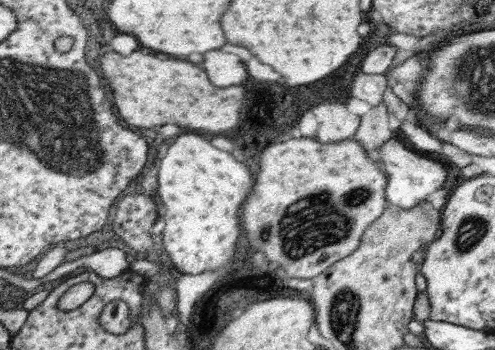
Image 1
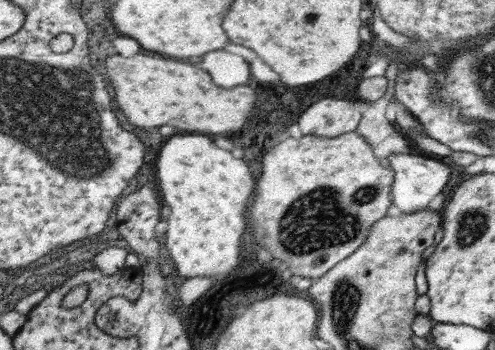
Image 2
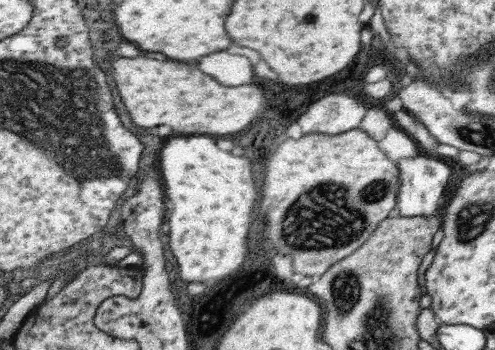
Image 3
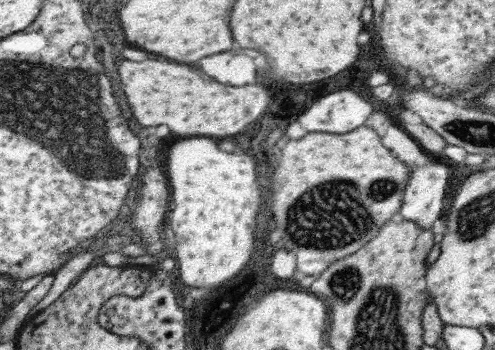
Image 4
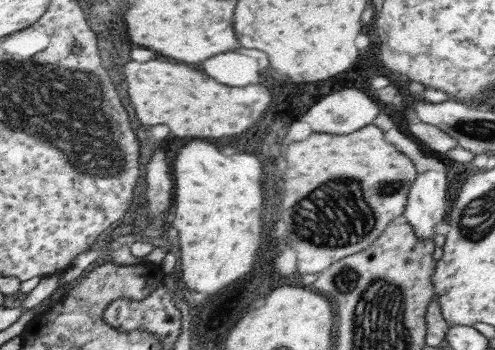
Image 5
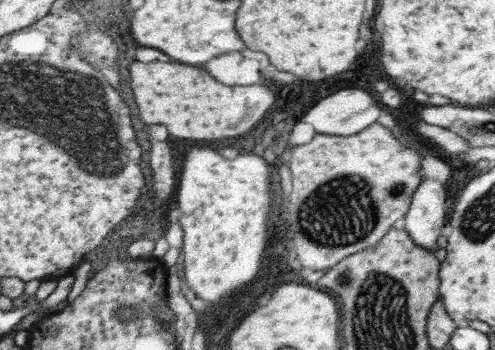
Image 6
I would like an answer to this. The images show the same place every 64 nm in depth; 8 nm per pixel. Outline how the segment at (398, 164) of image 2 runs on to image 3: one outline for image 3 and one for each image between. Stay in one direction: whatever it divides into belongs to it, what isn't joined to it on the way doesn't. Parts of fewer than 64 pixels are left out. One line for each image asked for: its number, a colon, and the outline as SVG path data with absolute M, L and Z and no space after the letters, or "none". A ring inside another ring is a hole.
3: M431 158L397 160L399 190L397 208L405 218L423 216L429 218L437 210L437 202L443 196L443 188L449 180L449 162Z

